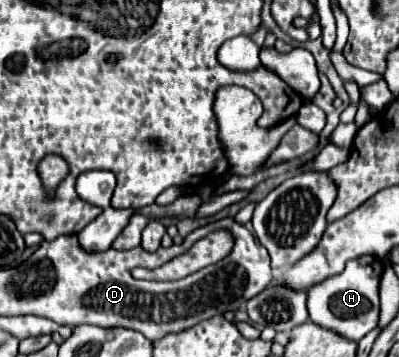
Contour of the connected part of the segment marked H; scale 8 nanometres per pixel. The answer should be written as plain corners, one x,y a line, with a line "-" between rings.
362,255
346,263
346,269
334,277
324,279
308,289
308,313
312,323
326,327
330,331
338,331
338,335
346,335
346,339
360,341
368,331
372,331
378,323
378,285
382,277
382,261
372,255

